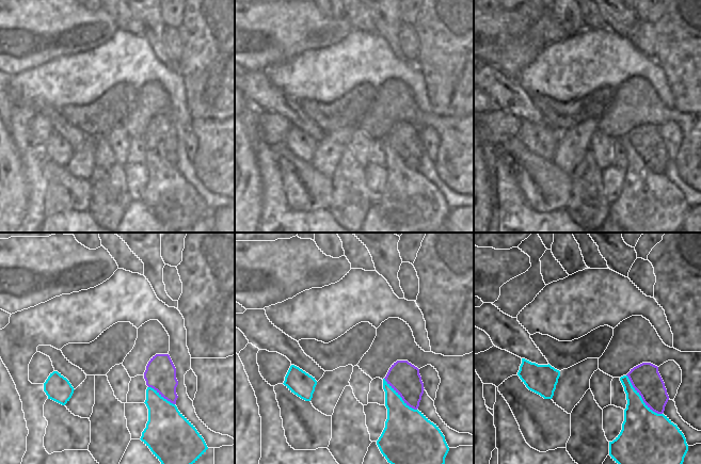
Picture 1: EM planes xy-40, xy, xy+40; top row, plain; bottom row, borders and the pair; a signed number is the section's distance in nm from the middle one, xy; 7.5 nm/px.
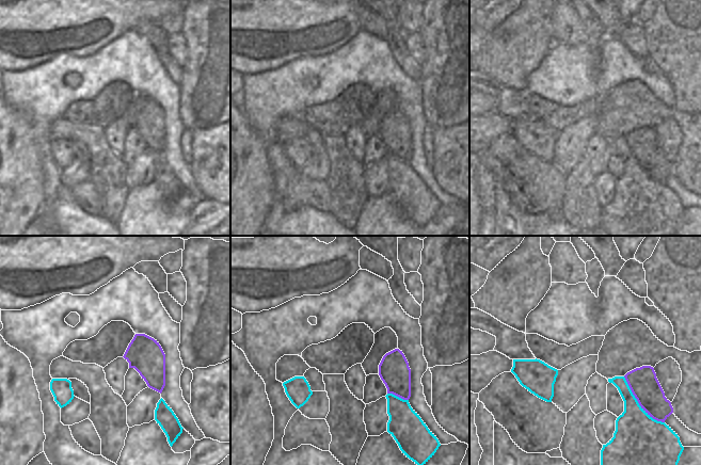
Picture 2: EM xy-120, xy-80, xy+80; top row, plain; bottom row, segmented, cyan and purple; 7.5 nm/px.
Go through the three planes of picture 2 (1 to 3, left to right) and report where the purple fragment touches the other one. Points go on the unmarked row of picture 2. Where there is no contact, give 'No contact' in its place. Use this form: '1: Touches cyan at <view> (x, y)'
1: No contact
2: Touches cyan at xy-80 (398, 158)
3: Touches cyan at xy+80 (638, 164).

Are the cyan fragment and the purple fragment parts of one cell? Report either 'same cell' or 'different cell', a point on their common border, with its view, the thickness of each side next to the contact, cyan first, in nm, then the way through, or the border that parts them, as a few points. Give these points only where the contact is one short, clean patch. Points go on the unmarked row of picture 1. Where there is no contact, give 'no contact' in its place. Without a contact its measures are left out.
different cell; meets cyan in xy+40 at (640, 158); 320 nm thick on the cyan side, 220 nm on the other

